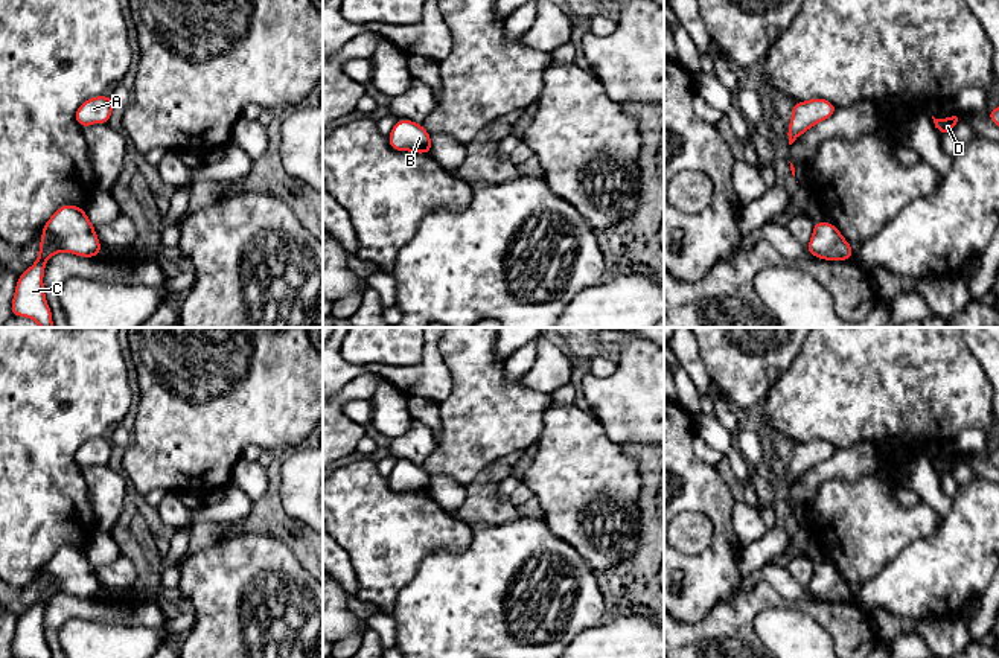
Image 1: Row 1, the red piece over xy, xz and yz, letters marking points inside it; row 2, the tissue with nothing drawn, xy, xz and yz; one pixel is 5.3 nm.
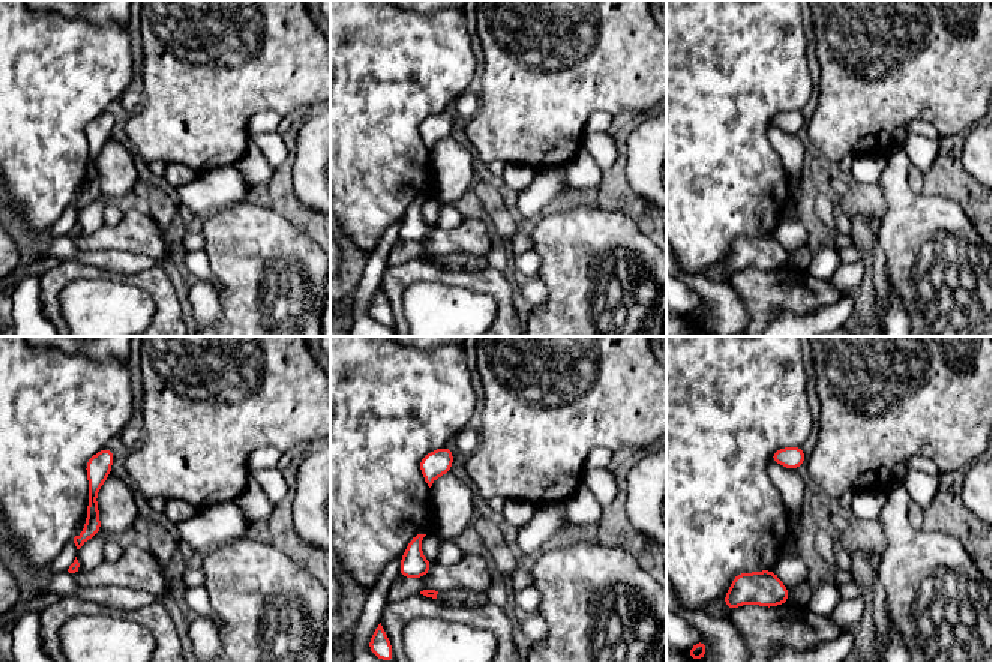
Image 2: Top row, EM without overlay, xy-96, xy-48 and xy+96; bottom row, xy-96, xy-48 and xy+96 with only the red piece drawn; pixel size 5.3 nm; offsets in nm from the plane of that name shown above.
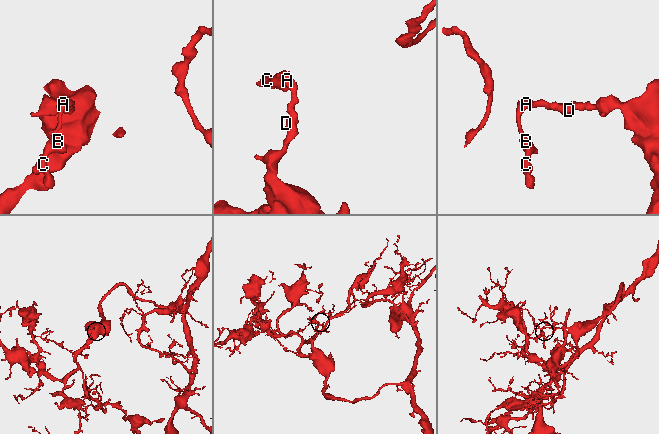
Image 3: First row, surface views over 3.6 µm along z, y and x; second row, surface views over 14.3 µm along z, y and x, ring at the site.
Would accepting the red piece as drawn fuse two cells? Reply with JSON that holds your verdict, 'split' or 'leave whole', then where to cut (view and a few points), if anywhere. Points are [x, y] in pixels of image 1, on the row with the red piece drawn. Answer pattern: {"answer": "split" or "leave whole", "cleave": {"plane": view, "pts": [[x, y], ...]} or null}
{"answer": "leave whole", "cleave": null}

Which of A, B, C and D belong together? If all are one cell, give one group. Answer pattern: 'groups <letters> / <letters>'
groups A B C D

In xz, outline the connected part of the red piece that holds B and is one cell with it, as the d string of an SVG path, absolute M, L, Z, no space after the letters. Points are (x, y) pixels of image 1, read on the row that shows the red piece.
M399 119L388 134L388 145L393 151L410 151L431 154L431 134L419 123Z

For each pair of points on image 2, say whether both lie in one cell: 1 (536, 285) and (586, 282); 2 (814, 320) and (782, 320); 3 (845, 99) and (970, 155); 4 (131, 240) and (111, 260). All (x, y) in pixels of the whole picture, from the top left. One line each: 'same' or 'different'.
1: different
2: same
3: different
4: different

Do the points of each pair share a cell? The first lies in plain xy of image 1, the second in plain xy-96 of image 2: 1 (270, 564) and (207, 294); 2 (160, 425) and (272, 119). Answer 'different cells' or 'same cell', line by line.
1: different cells
2: different cells

